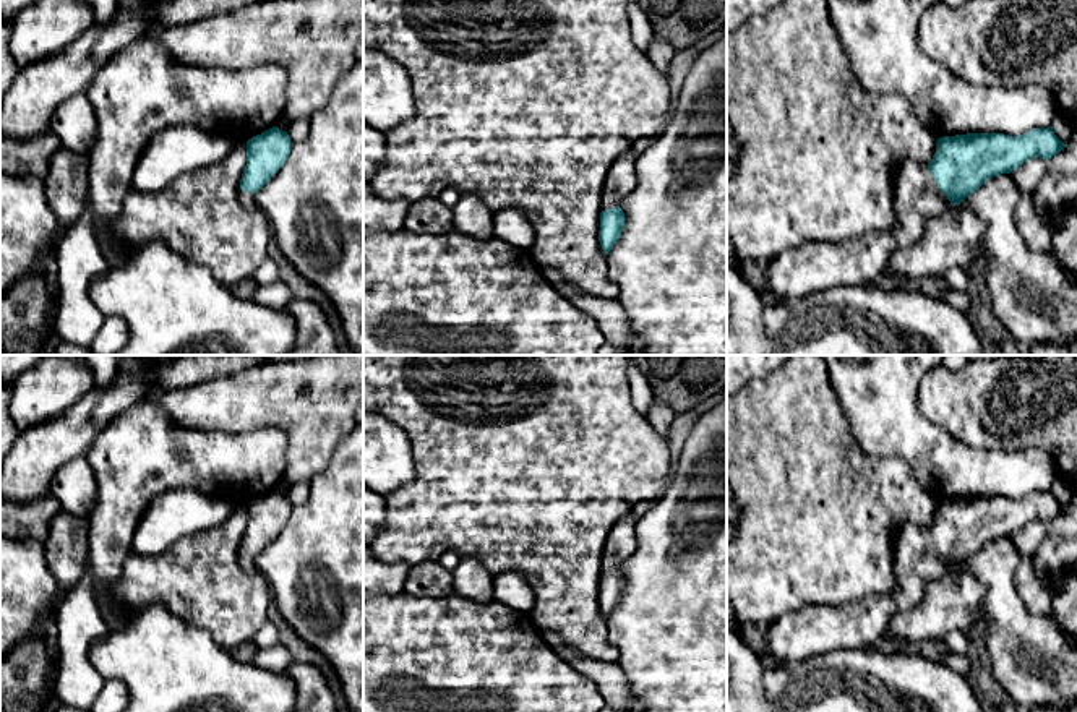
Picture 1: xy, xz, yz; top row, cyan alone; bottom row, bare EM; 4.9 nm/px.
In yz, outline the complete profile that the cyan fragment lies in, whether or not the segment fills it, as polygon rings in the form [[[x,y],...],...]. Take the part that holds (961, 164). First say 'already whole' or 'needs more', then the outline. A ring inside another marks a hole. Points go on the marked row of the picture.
needs more; [[[1053,127],[1019,136],[967,133],[938,138],[926,167],[915,161],[900,167],[894,188],[894,230],[866,232],[840,243],[806,242],[788,248],[769,261],[767,289],[777,300],[796,300],[834,287],[874,284],[897,250],[920,240],[931,217],[960,204],[986,180],[1010,174],[1033,157],[1049,161],[1066,146]]]

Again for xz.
needs more; [[[620,156],[603,182],[599,242],[605,255],[620,240],[624,229],[624,212],[620,204],[636,190],[636,156]]]

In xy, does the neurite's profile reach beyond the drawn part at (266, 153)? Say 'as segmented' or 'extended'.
extended

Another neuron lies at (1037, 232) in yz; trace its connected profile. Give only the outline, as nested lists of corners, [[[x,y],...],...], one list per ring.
[[[1033,157],[1010,172],[1014,183],[1020,190],[1015,225],[1027,248],[1035,253],[1053,248],[1051,225],[1036,214],[1033,206],[1033,191],[1049,170],[1048,159]]]

